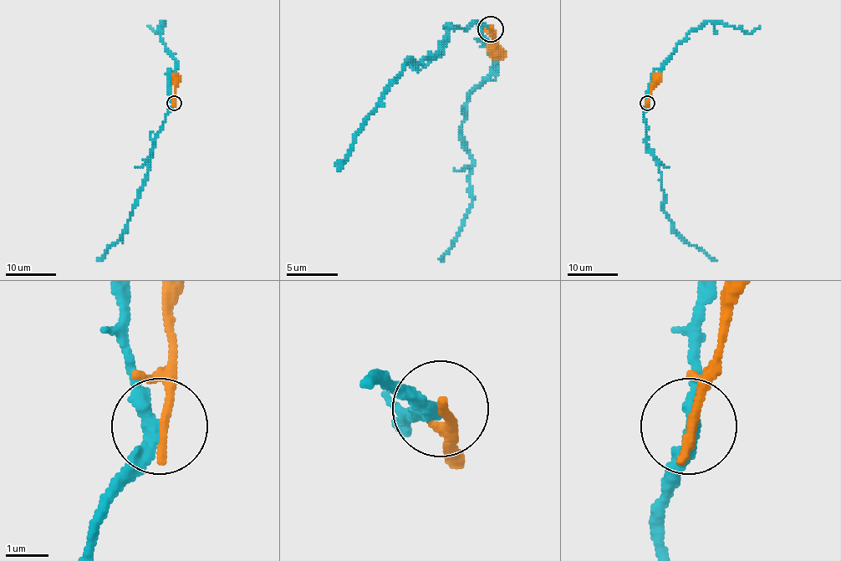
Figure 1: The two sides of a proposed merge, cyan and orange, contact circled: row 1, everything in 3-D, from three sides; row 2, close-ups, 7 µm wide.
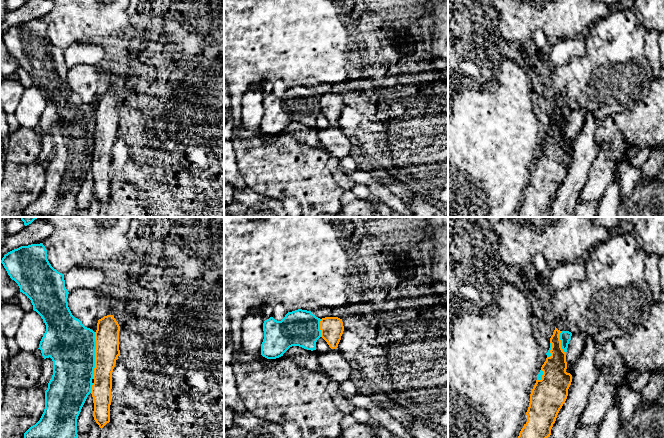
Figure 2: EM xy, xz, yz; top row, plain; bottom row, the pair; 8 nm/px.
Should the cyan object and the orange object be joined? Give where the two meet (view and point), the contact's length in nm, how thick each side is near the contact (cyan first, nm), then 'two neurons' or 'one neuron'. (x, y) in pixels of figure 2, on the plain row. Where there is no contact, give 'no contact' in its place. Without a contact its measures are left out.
xy (94, 131) | 380 nm | 380/190 nm | two neurons

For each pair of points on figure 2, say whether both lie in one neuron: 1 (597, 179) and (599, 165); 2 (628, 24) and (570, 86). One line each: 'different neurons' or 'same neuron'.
1: same neuron
2: same neuron

